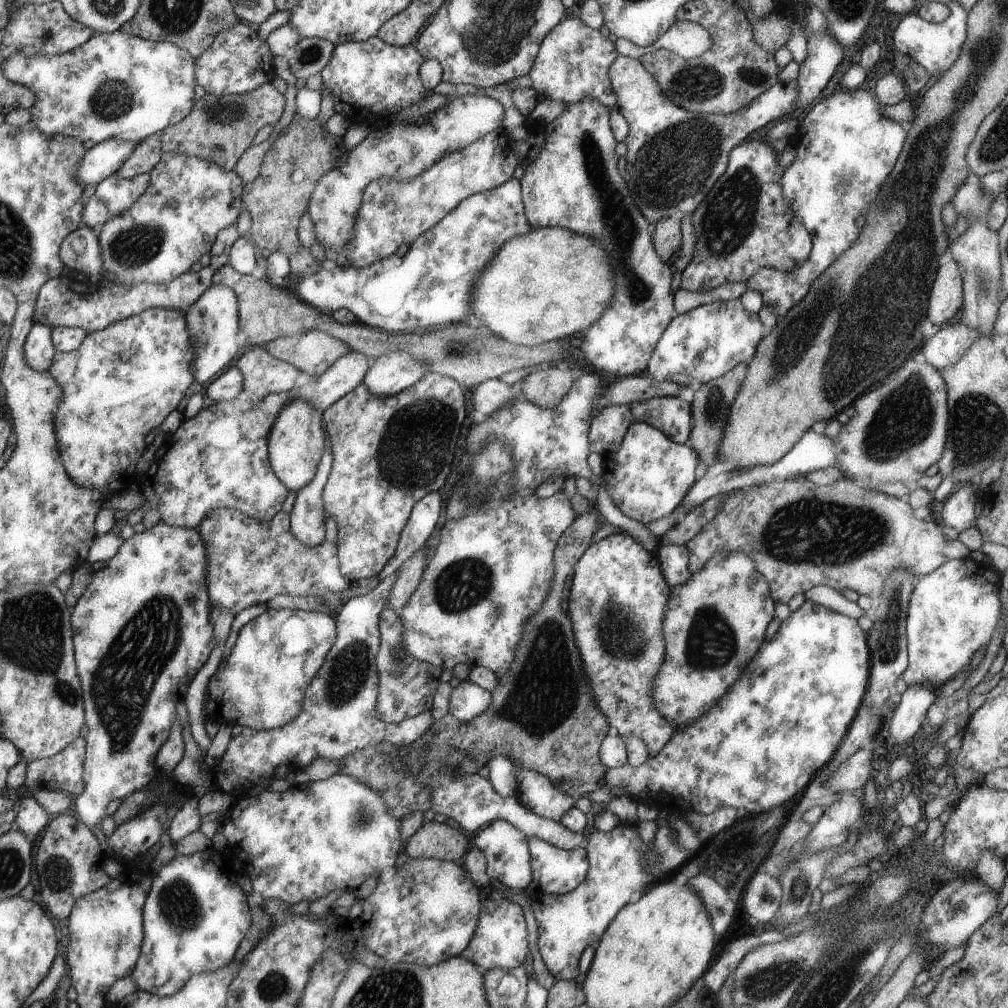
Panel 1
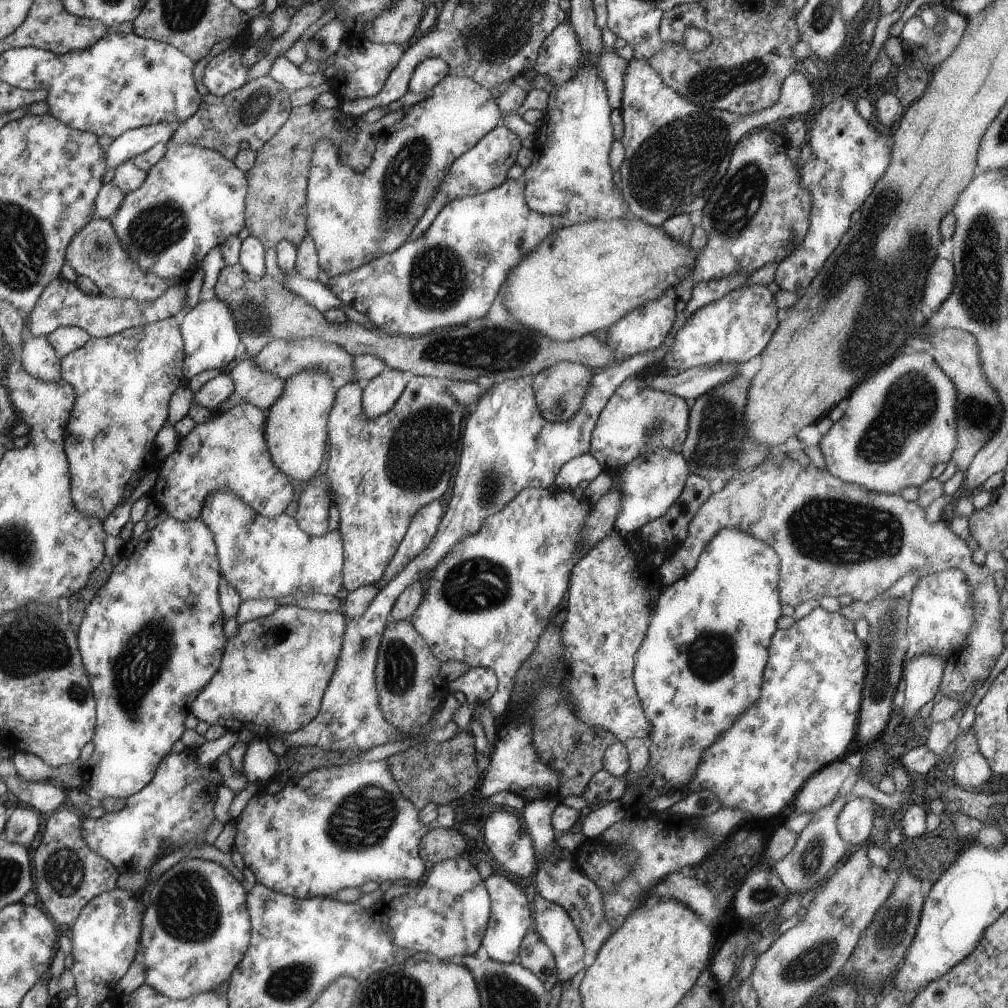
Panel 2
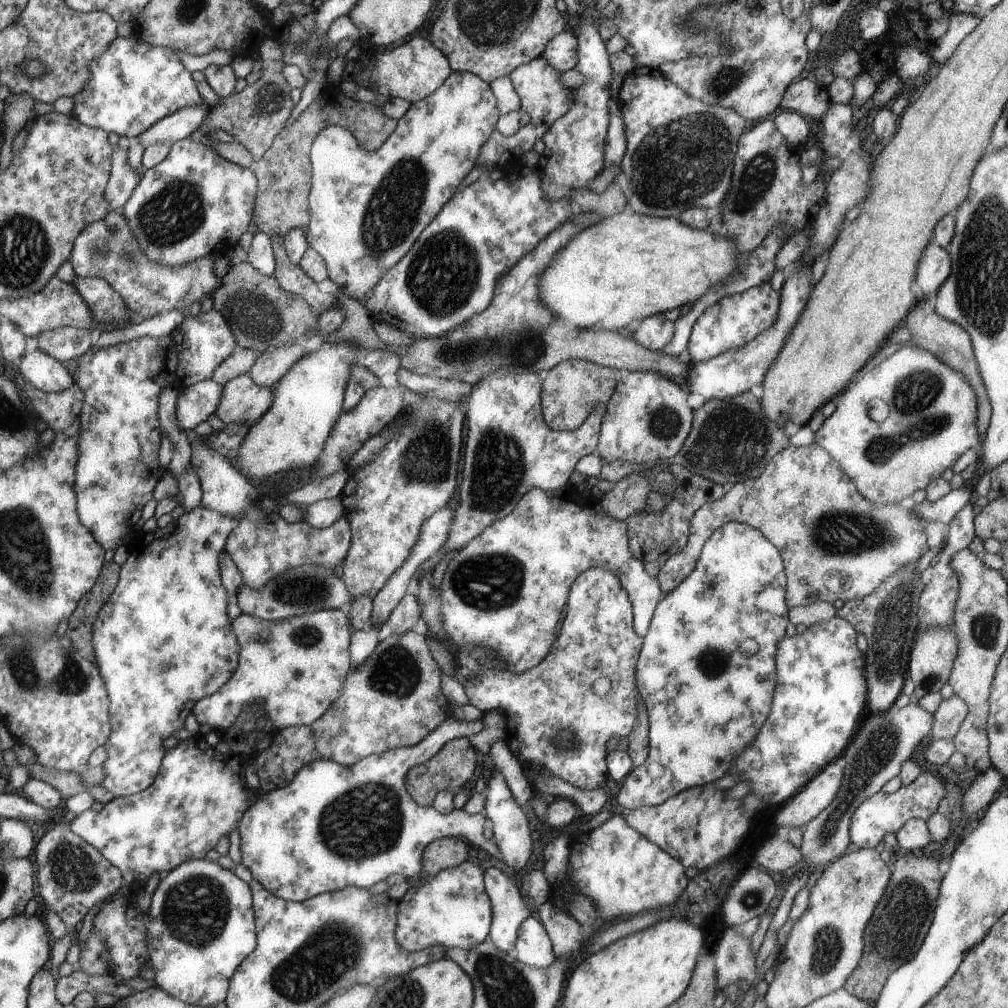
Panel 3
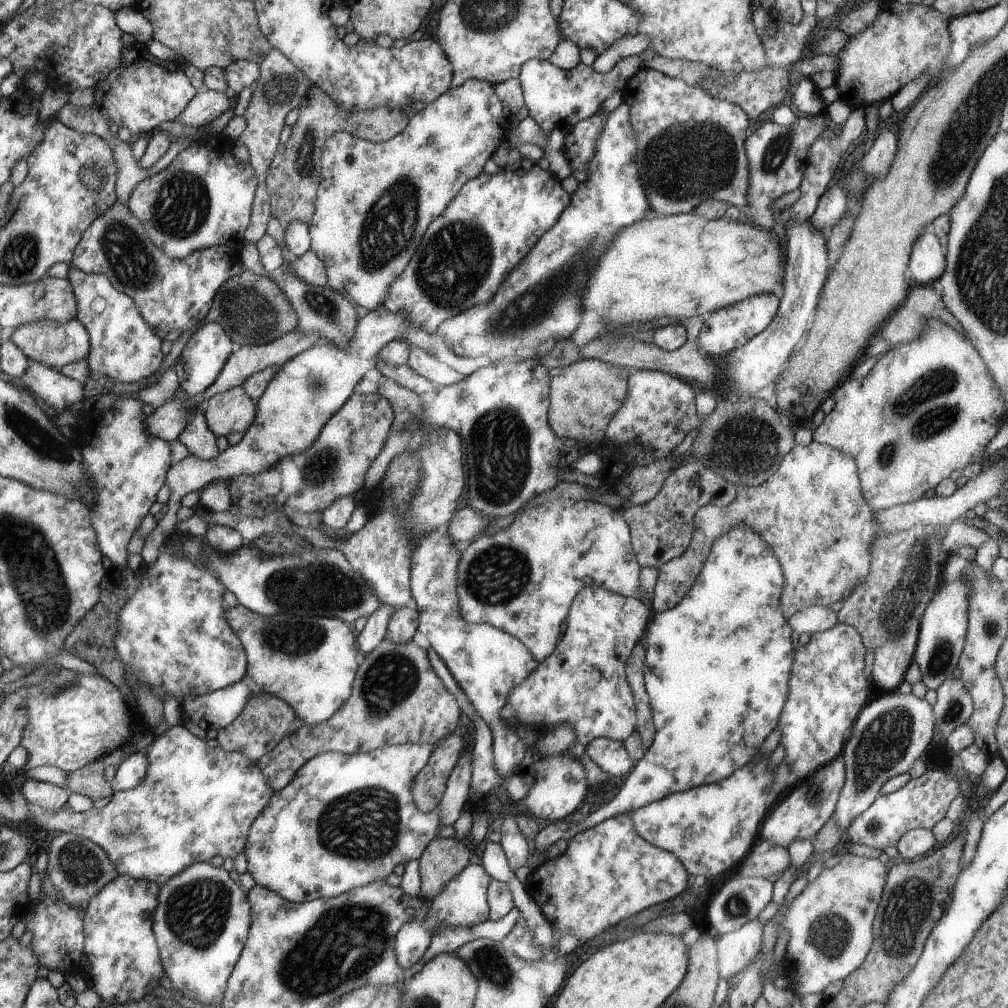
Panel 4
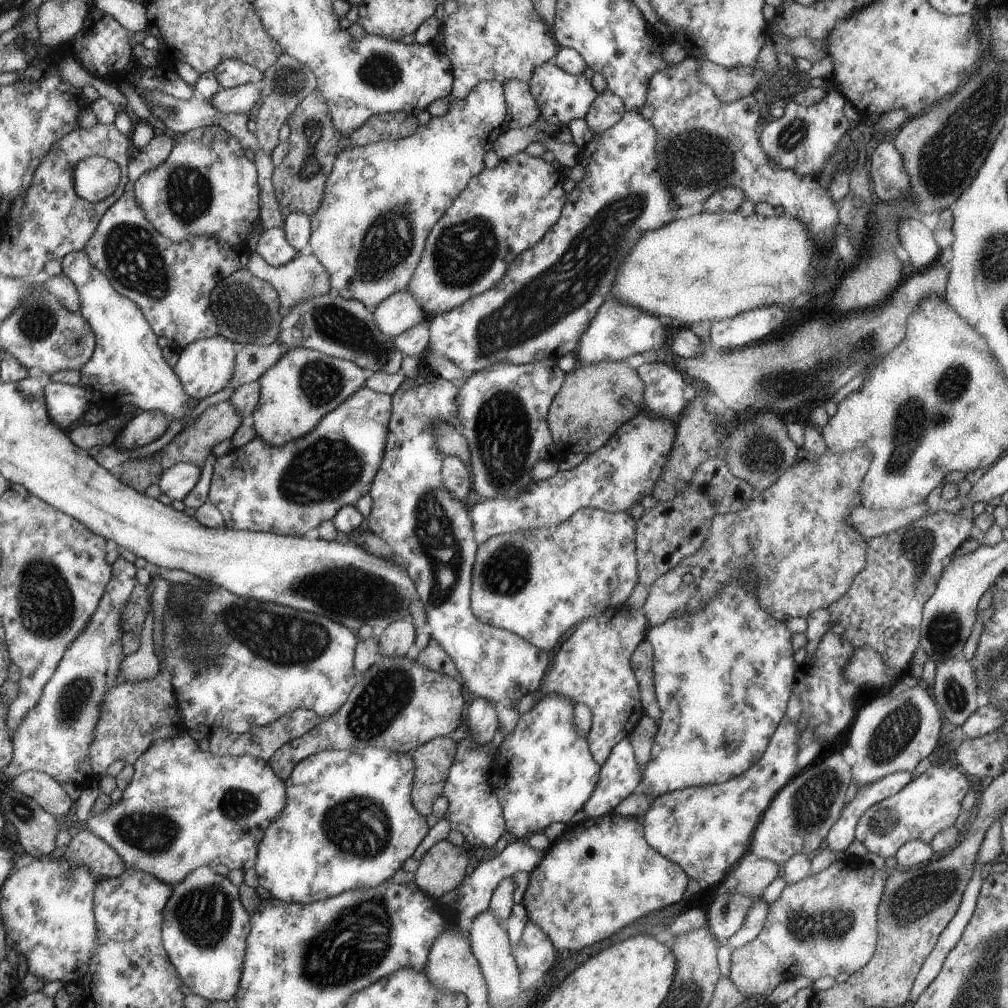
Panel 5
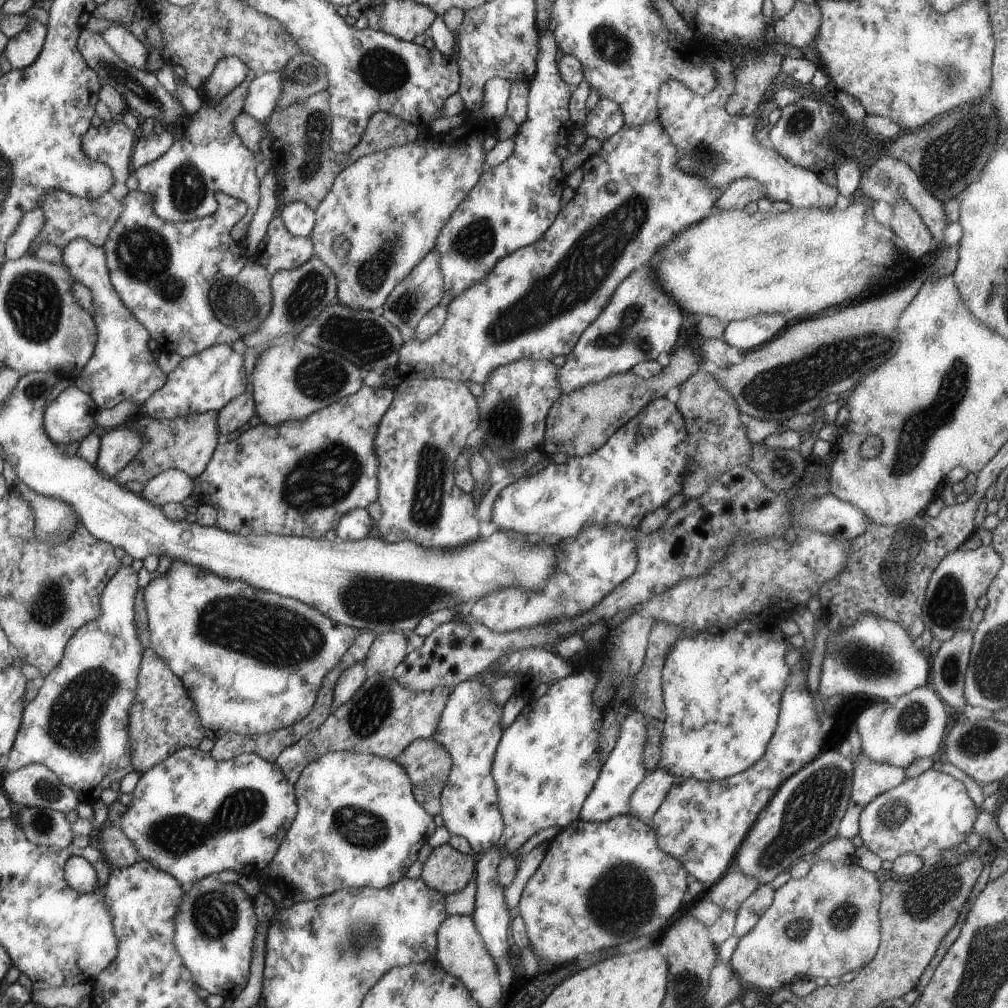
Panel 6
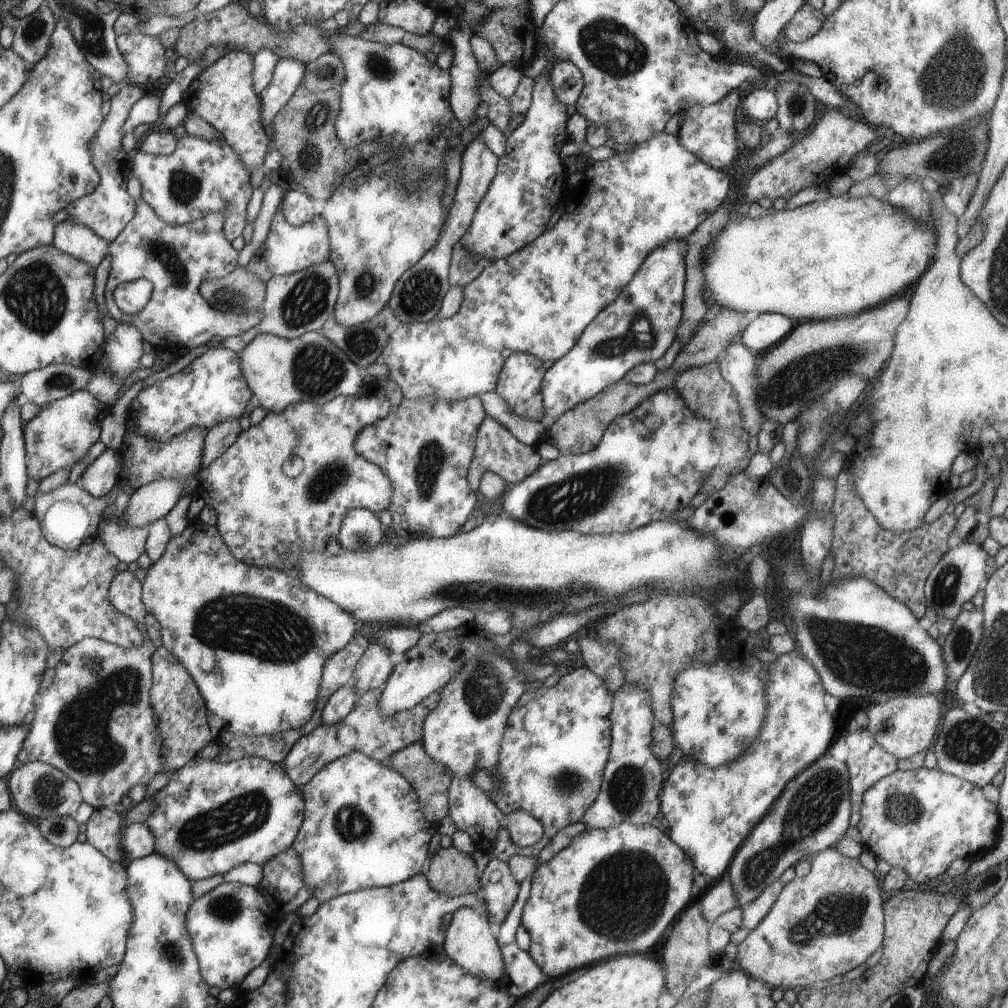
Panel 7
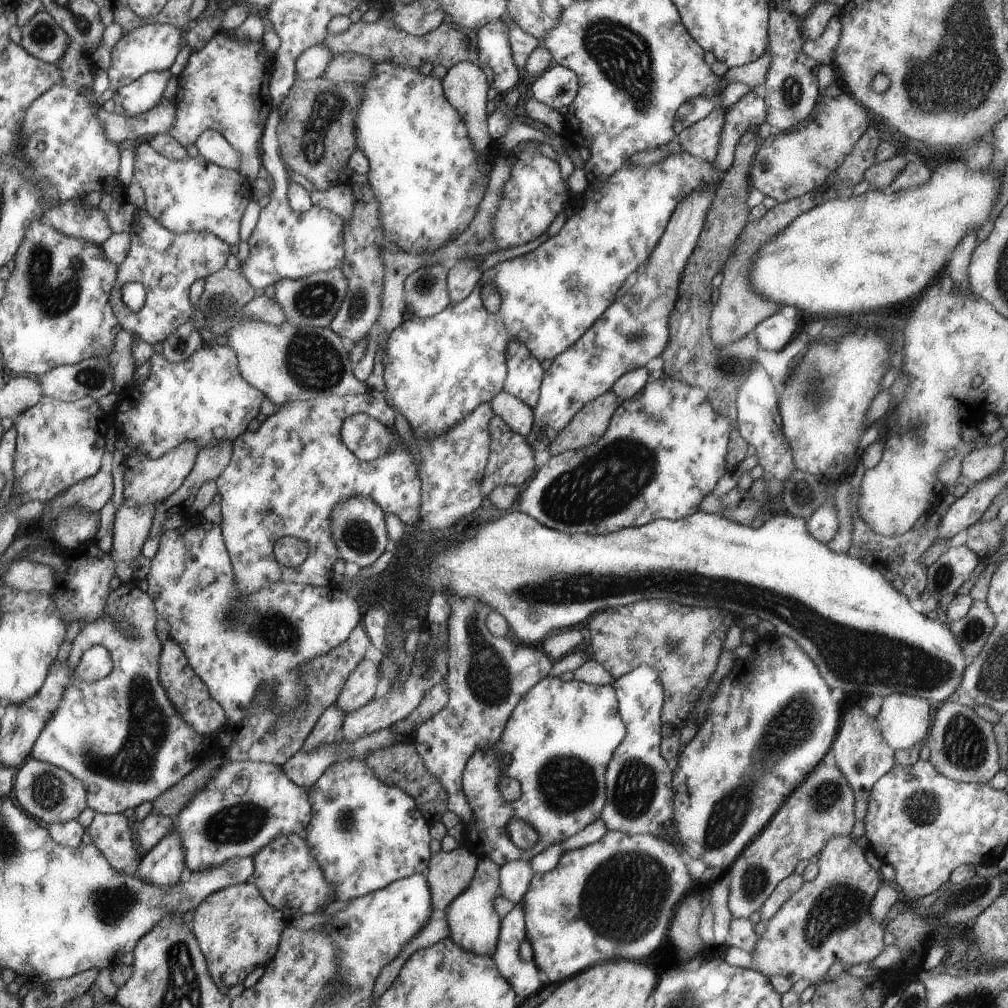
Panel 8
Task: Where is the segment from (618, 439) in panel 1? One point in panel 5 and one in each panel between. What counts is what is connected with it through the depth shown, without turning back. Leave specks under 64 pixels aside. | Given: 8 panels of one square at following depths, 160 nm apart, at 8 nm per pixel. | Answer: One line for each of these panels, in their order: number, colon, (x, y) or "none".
2: (637, 416)
3: (648, 420)
4: (660, 410)
5: (666, 394)

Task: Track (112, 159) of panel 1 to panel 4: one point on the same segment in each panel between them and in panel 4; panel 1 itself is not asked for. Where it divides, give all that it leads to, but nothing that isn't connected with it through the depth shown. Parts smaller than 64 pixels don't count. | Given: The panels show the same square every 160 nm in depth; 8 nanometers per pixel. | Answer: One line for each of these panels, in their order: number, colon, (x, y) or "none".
2: (132, 143)
3: (179, 126)
4: (207, 106)

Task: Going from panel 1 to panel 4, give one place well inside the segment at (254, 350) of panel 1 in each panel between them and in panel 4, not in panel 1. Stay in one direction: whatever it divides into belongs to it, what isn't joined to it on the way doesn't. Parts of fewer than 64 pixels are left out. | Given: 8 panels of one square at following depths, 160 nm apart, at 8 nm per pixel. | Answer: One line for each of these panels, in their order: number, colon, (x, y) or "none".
2: (252, 385)
3: (243, 402)
4: (232, 411)

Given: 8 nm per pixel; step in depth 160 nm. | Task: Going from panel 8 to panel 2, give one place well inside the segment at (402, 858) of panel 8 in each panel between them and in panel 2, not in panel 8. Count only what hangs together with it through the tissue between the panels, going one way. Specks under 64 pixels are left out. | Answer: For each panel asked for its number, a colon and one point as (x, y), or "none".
2: (345, 825)
3: (334, 826)
4: (343, 821)
5: (350, 823)
6: (358, 824)
7: (363, 828)

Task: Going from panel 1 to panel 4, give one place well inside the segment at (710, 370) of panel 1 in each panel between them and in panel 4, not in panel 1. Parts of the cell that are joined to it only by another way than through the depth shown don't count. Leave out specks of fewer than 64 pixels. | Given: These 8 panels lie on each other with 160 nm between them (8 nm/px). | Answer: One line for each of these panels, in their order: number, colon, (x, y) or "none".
2: (734, 329)
3: (733, 321)
4: (723, 331)

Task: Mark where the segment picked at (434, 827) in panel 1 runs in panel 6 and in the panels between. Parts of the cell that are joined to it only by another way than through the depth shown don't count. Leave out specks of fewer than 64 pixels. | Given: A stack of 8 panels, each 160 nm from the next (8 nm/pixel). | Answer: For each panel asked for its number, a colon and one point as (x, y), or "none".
2: (440, 844)
3: (443, 853)
4: (444, 859)
5: (442, 868)
6: (447, 871)

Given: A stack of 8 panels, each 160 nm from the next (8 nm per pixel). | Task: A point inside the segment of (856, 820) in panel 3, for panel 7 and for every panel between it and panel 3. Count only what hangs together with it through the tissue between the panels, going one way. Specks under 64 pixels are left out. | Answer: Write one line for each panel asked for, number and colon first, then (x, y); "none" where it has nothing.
4: (921, 803)
5: (927, 805)
6: (927, 815)
7: (921, 820)

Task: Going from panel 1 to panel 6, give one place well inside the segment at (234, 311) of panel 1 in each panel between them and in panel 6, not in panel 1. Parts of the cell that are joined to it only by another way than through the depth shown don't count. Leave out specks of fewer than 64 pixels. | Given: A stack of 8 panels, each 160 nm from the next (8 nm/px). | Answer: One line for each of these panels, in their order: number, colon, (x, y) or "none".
2: (210, 335)
3: (207, 339)
4: (202, 358)
5: (204, 367)
6: (208, 381)

